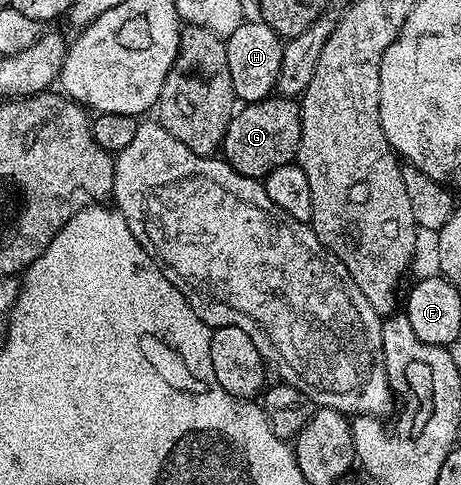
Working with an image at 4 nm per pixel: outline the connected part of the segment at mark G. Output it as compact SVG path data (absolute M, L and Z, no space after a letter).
M273 94L266 100L244 104L233 115L224 135L222 156L238 174L263 178L278 170L278 166L286 166L295 161L301 138L302 118L299 103L295 99Z

